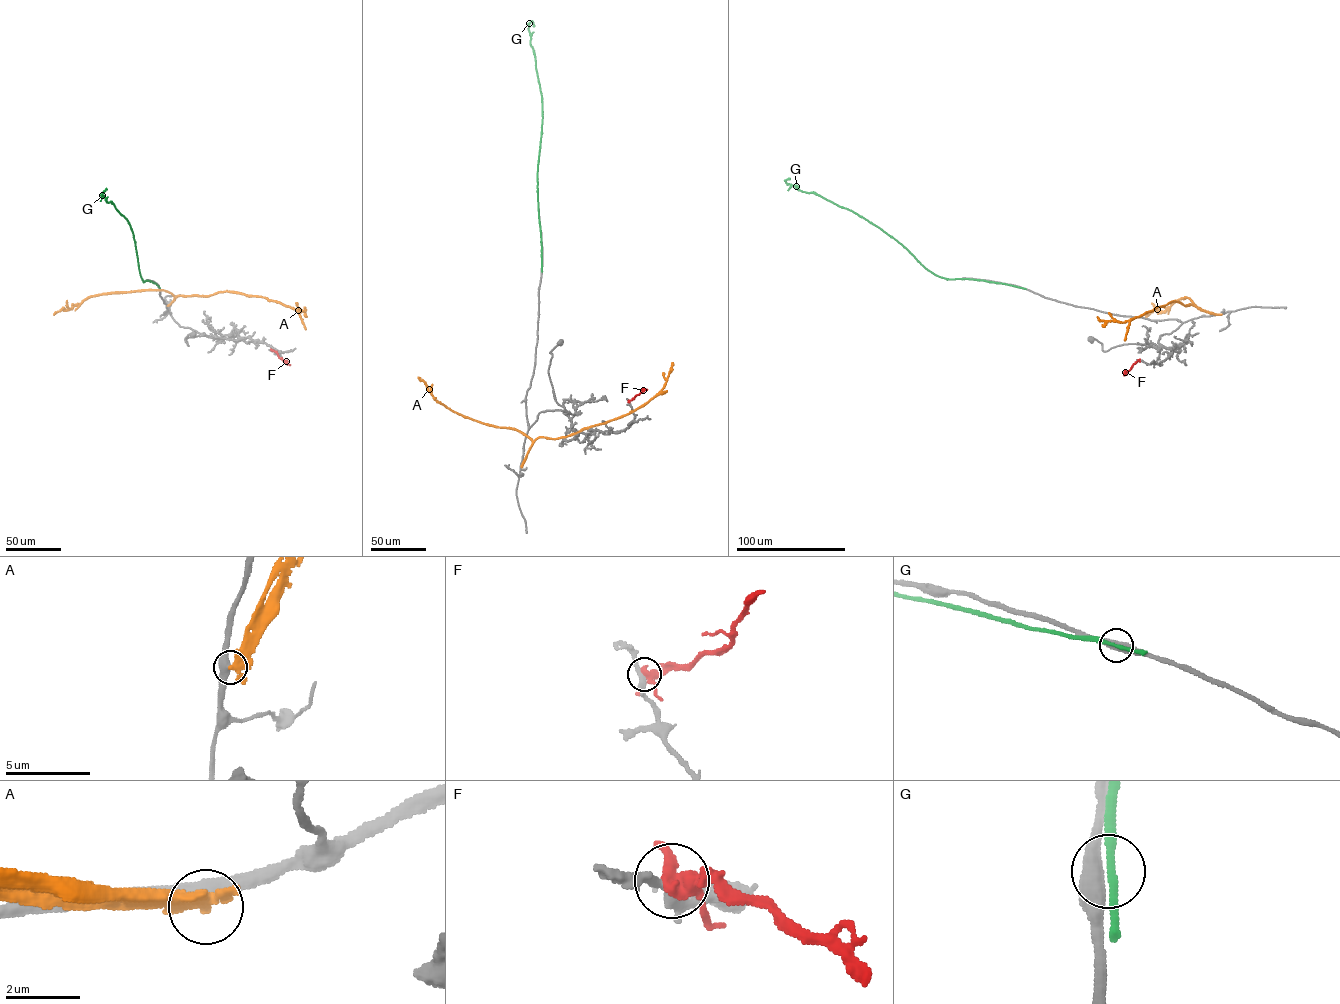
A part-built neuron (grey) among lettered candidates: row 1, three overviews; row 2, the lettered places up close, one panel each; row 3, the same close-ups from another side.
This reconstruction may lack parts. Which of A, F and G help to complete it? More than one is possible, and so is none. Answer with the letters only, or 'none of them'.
none of them

